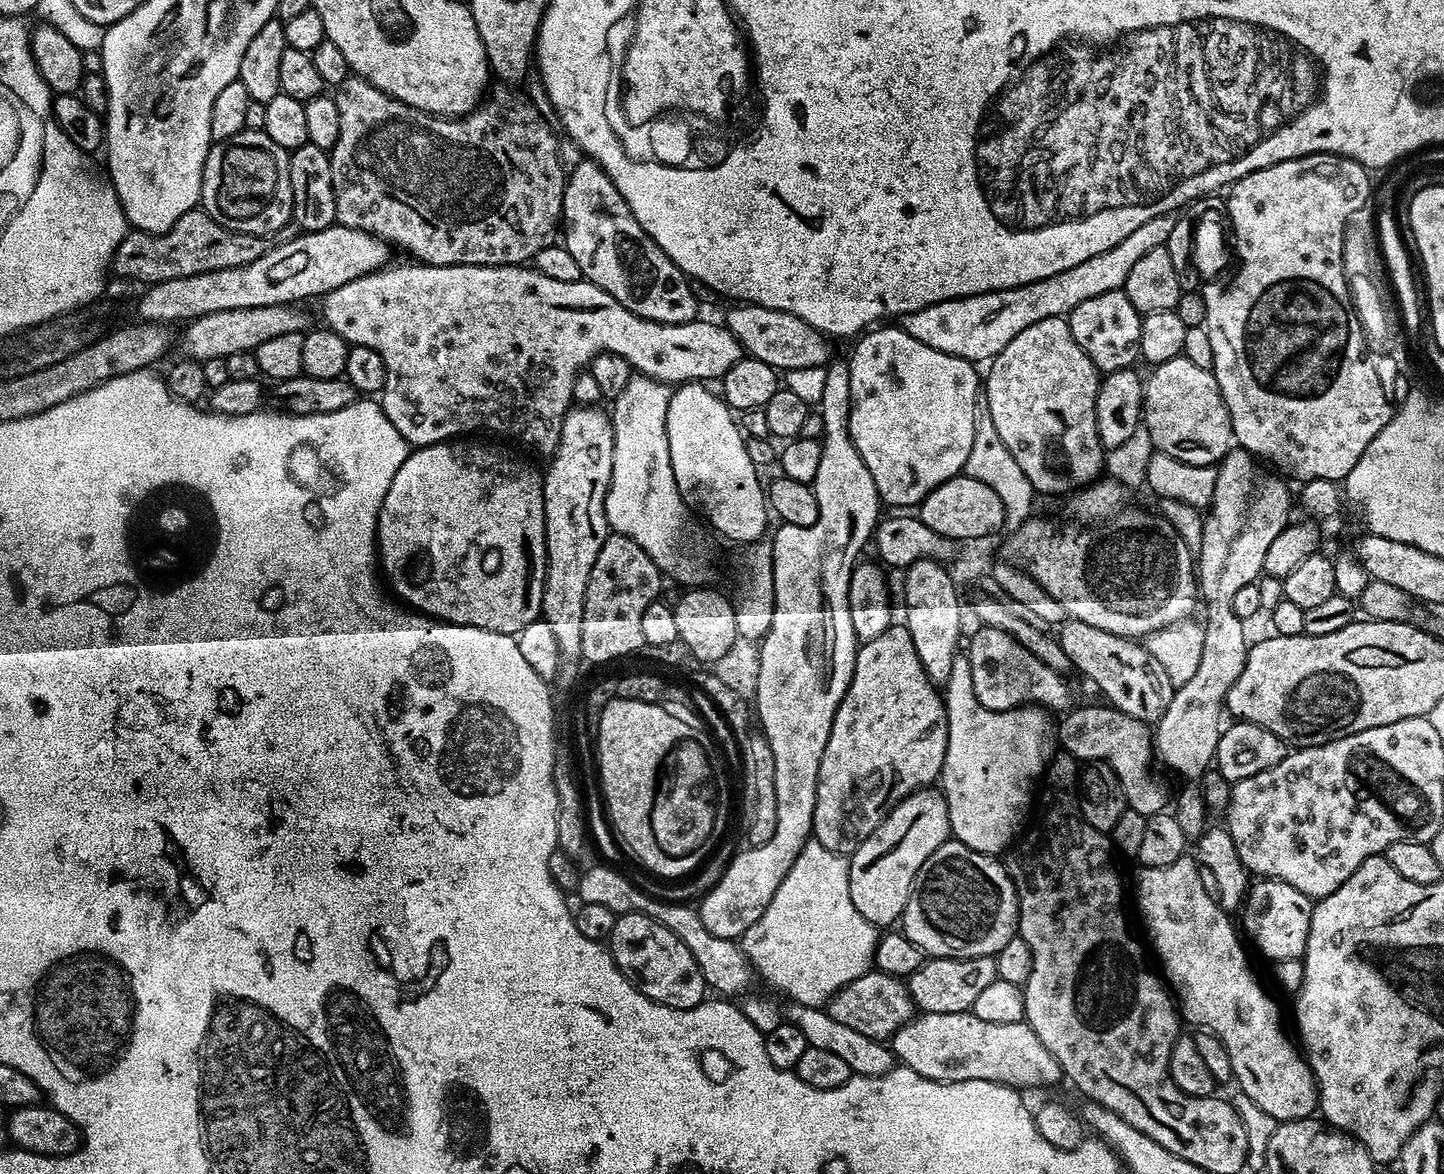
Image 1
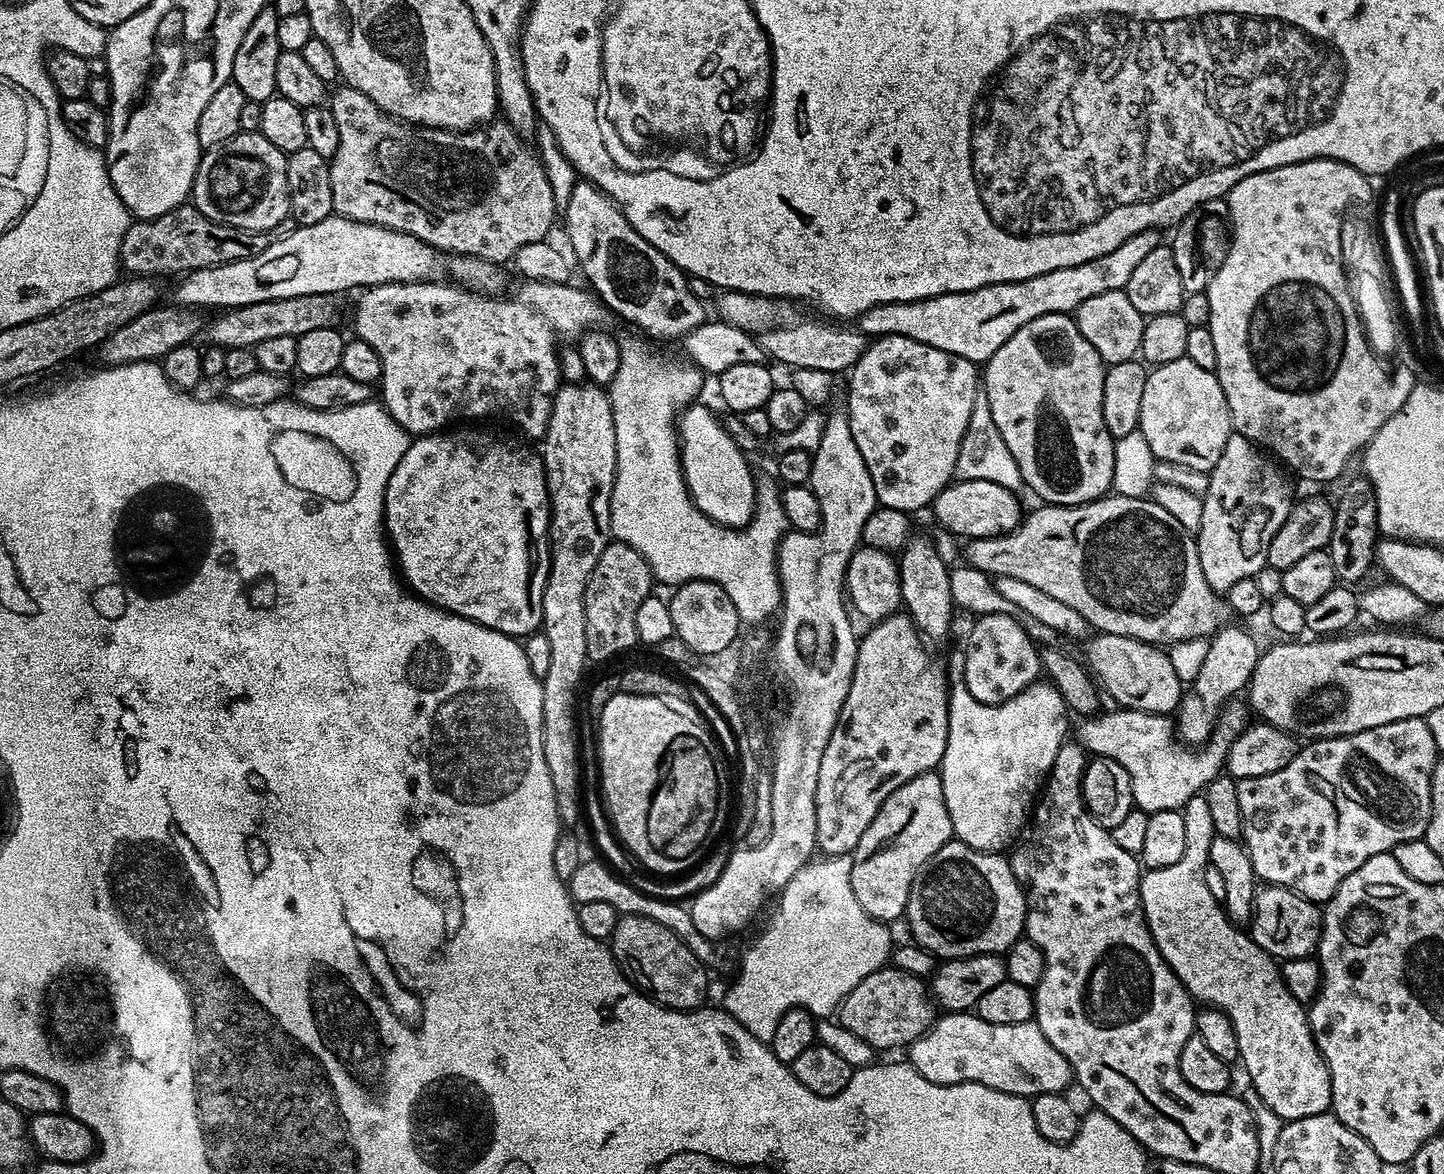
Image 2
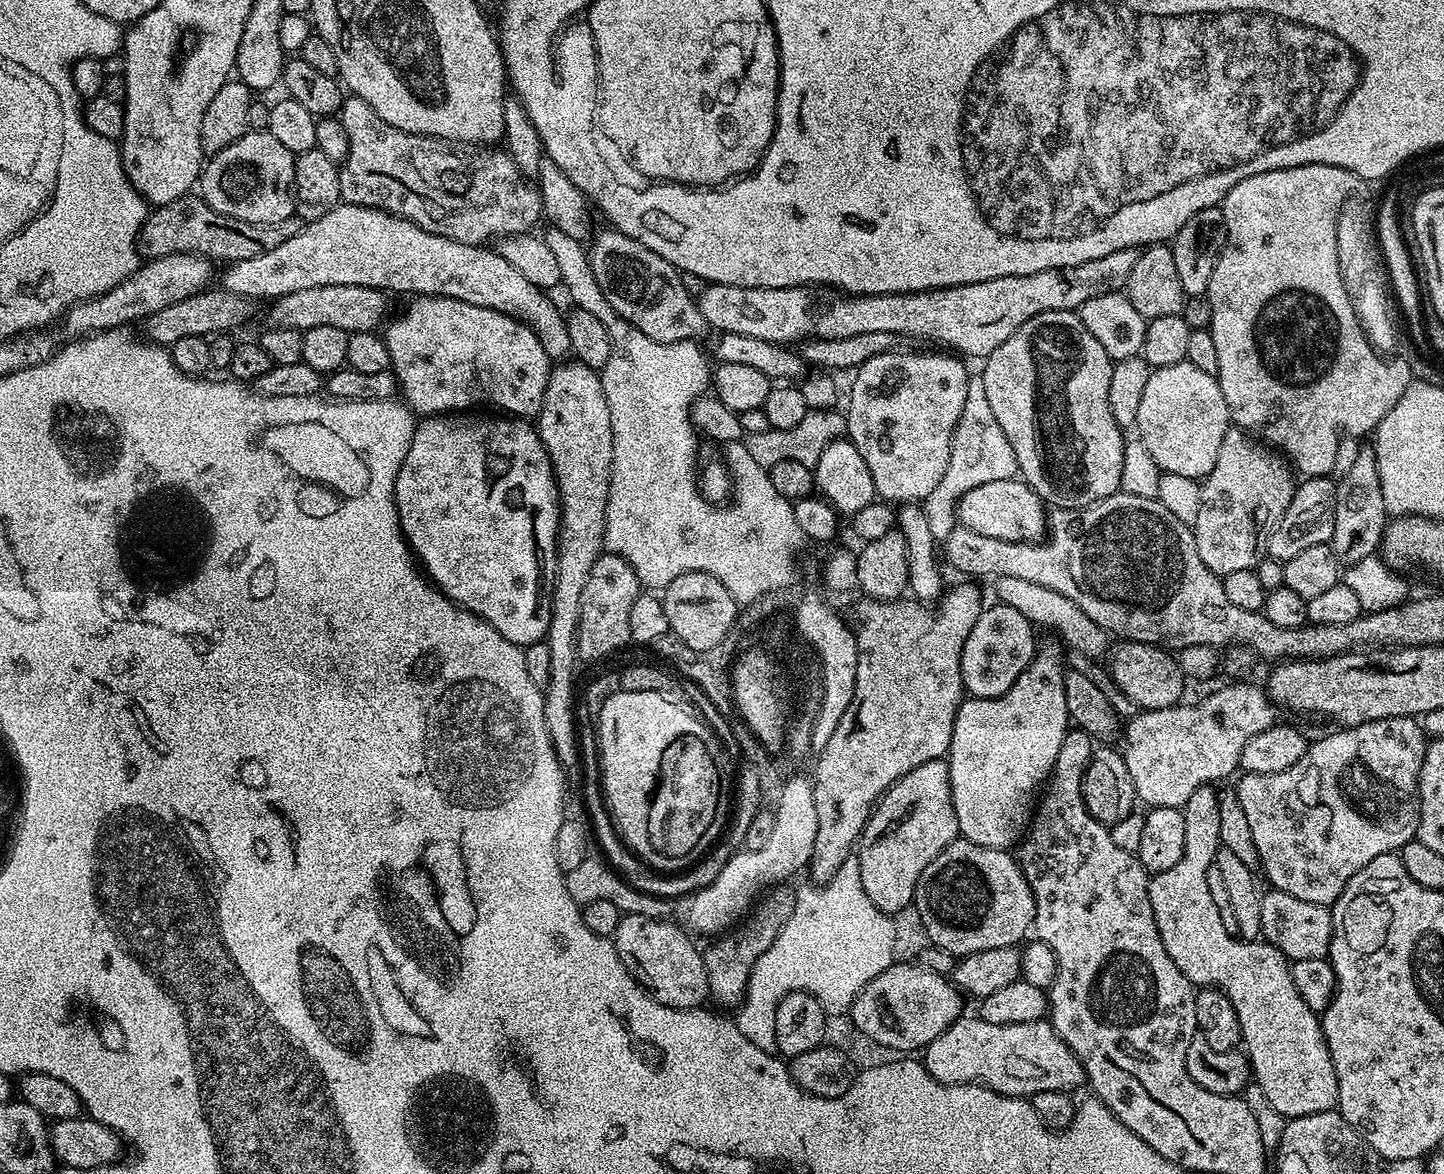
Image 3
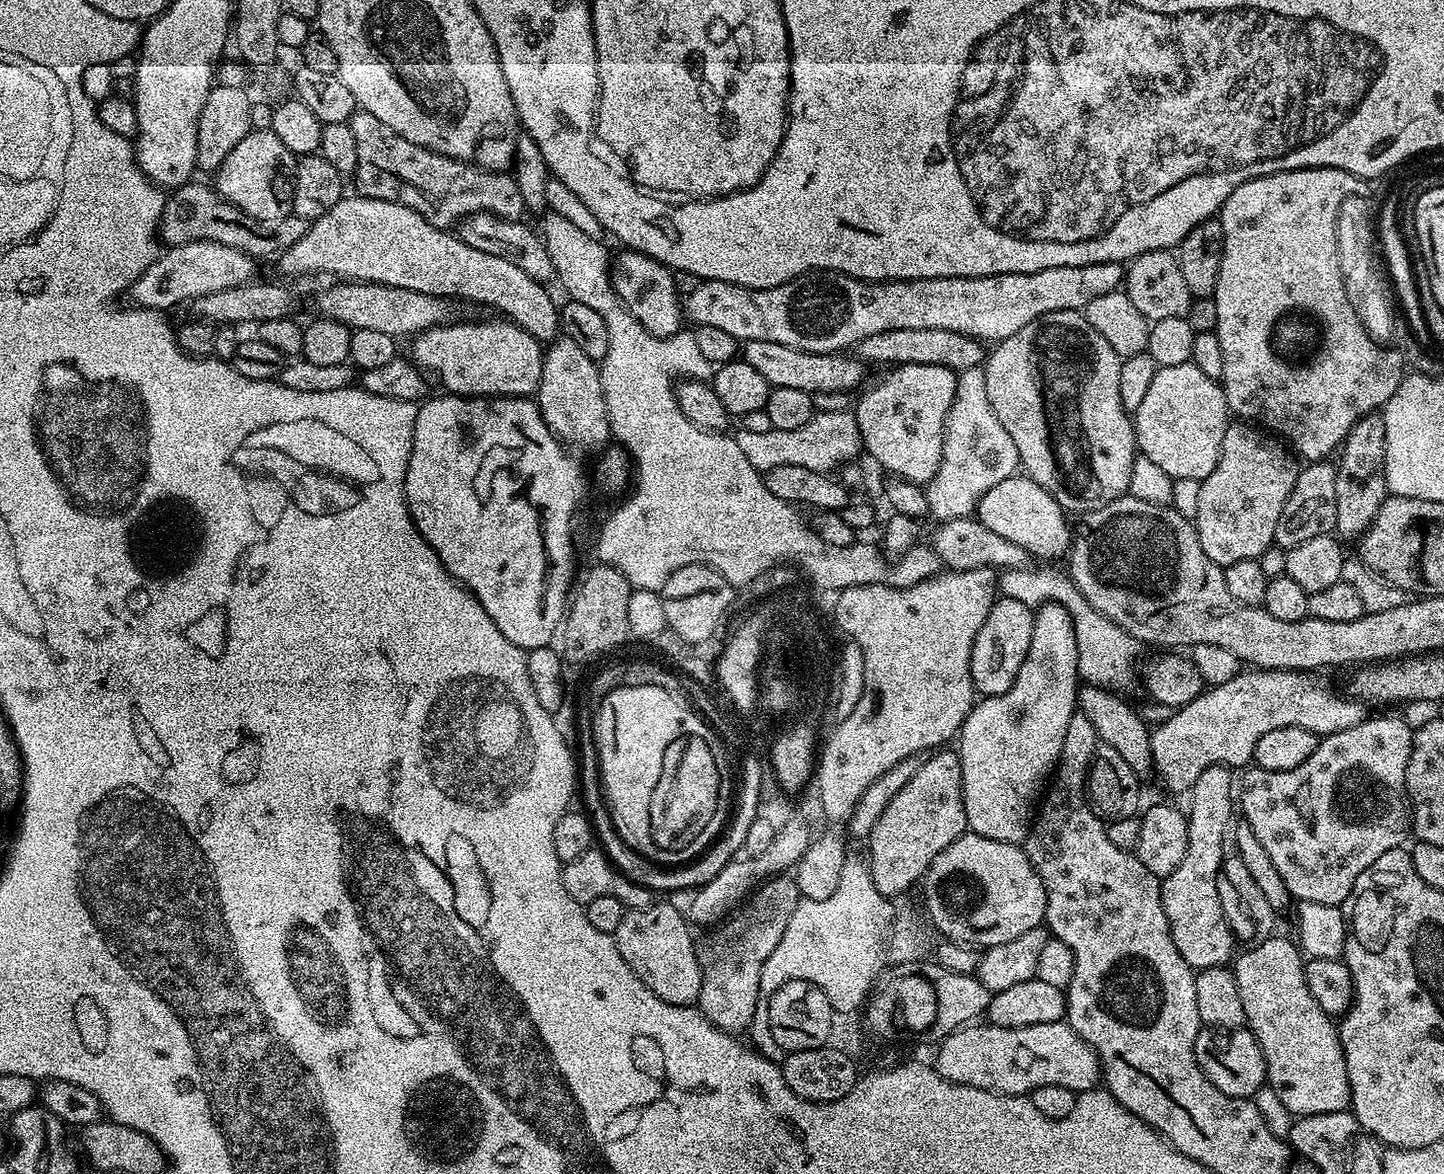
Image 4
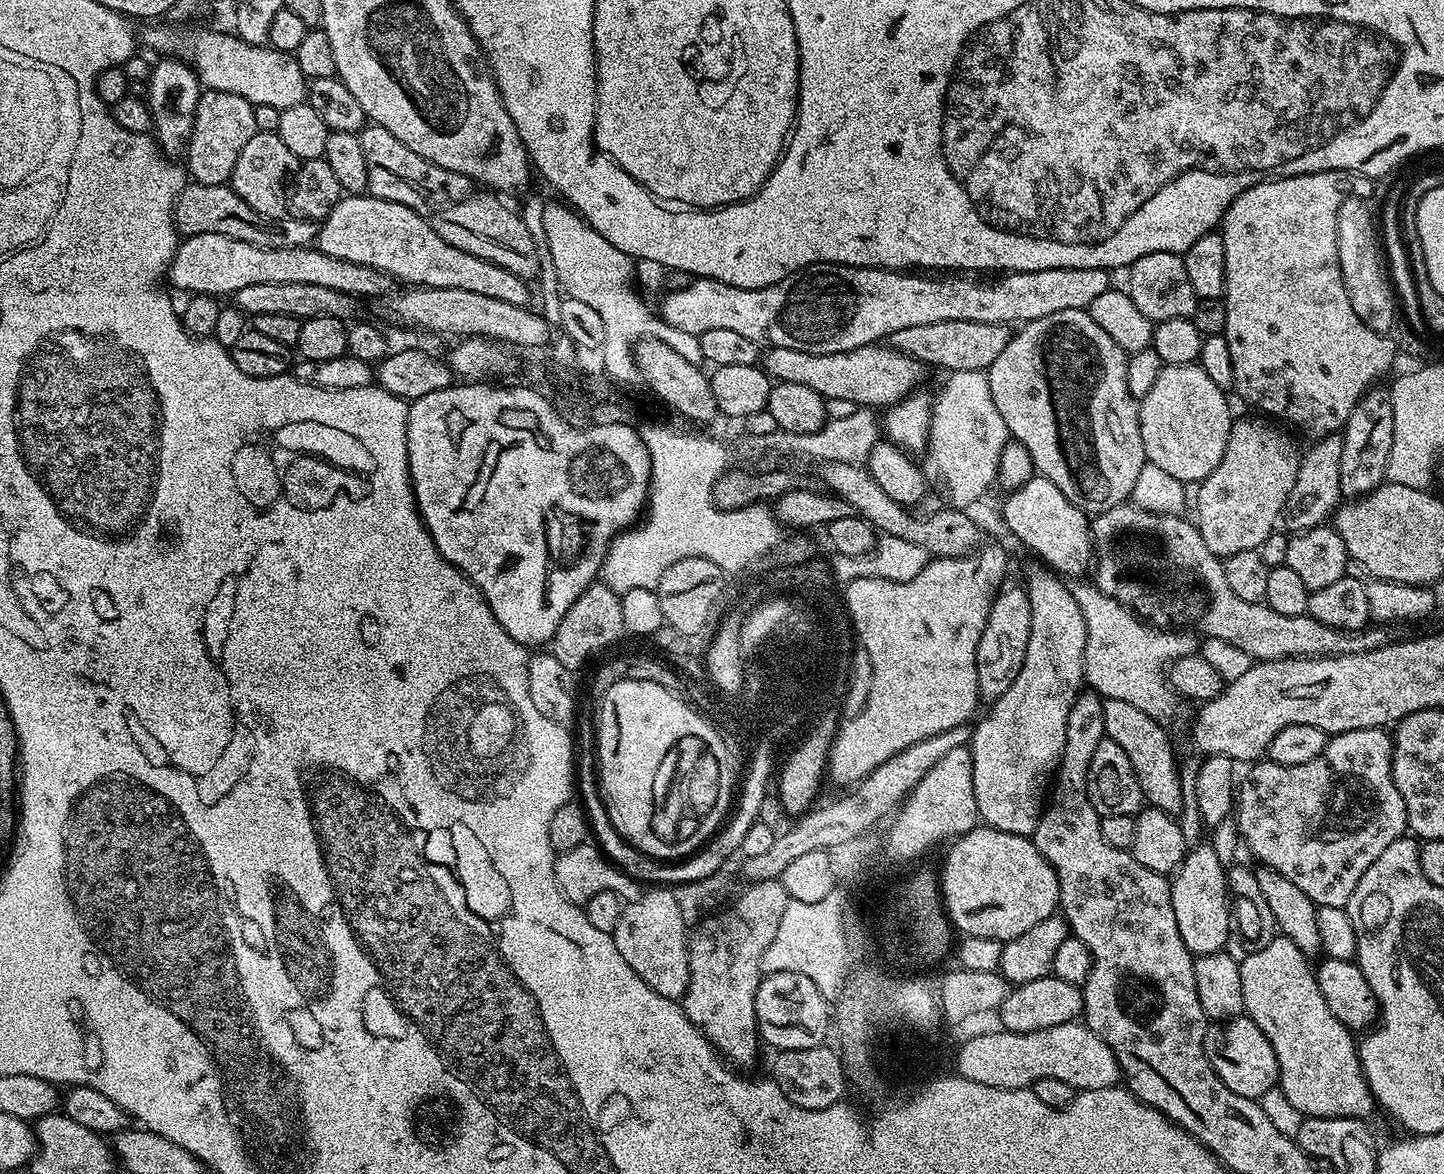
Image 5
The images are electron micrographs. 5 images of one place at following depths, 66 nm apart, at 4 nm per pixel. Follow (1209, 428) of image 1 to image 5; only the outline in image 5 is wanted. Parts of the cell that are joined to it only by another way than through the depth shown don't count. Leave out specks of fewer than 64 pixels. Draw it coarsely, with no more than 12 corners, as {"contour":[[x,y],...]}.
{"contour":[[1199,363],[1139,401],[1145,461],[1184,483],[1222,462],[1234,421]]}

